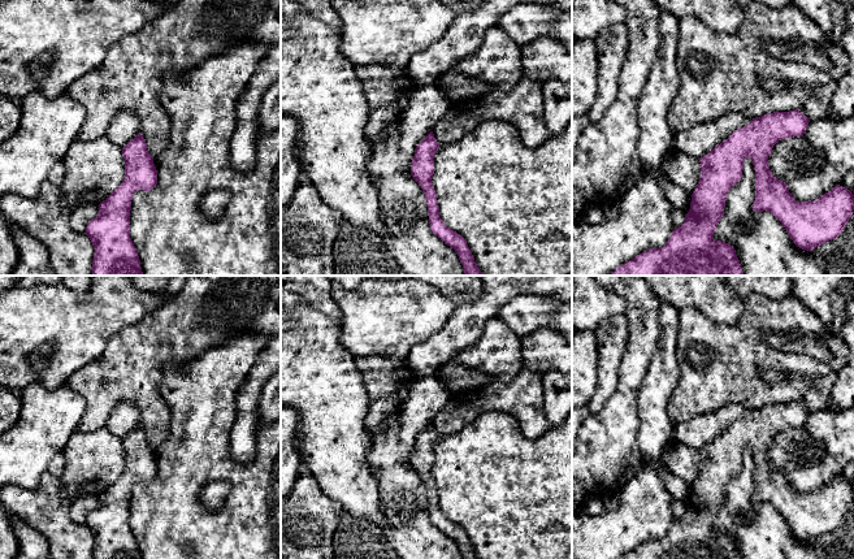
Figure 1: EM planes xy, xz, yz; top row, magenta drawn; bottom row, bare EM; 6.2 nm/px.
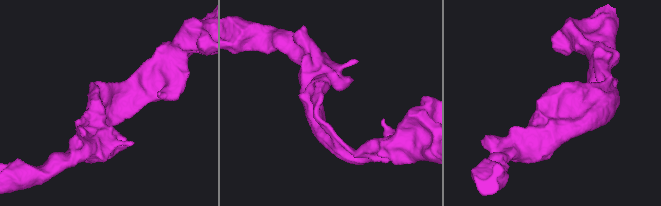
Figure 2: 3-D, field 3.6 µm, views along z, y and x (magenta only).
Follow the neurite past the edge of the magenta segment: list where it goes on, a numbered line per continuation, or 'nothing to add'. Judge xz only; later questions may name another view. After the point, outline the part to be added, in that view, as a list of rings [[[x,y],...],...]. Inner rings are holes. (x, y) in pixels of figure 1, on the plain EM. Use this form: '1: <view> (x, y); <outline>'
nothing to add

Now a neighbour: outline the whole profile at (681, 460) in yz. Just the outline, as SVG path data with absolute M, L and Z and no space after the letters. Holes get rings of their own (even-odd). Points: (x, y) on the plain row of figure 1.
M671 439L660 451L664 468L688 484L694 482L701 469L699 450Z

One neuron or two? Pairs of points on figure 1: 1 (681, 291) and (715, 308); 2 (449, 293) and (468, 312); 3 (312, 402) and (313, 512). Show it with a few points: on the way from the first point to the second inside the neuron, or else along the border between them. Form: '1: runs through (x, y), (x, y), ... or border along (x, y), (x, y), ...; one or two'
1: runs through (689, 295), (702, 295), (707, 300); one
2: border along (484, 289), (484, 293), (476, 300), (455, 306); two
3: border along (311, 473), (317, 485), (334, 501); two

